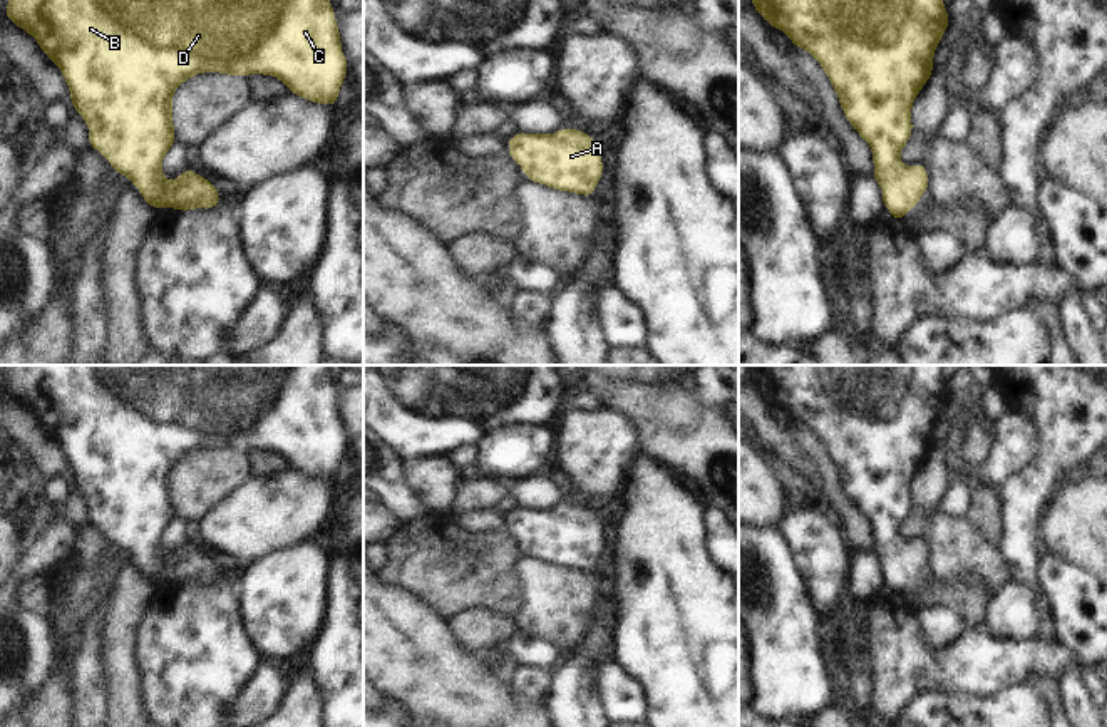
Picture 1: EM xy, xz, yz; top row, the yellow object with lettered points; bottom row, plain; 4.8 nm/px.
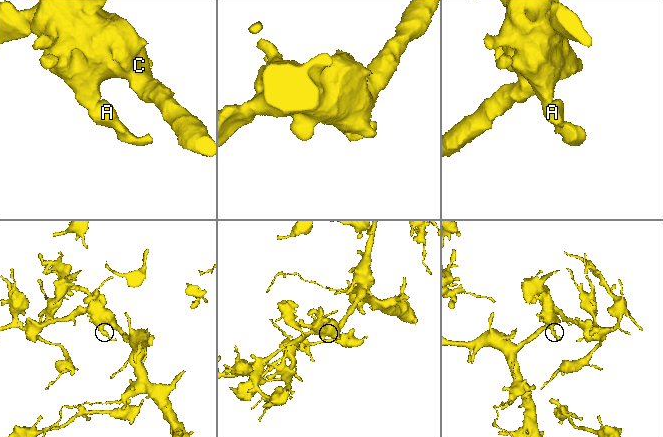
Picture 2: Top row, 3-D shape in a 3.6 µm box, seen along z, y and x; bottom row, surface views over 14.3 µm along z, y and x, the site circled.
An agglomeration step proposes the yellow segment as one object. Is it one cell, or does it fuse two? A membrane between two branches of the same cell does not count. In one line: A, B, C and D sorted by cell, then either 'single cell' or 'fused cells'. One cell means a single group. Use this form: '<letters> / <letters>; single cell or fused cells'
A B C D; single cell

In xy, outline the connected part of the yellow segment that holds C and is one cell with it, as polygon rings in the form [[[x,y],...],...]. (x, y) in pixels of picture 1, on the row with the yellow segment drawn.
[[[8,0],[3,15],[32,35],[62,72],[74,111],[89,127],[89,146],[132,181],[154,209],[213,209],[221,203],[216,186],[193,169],[186,168],[171,184],[162,174],[162,157],[176,142],[172,94],[183,82],[204,72],[256,72],[280,79],[290,94],[333,107],[347,77],[348,60],[330,0]]]

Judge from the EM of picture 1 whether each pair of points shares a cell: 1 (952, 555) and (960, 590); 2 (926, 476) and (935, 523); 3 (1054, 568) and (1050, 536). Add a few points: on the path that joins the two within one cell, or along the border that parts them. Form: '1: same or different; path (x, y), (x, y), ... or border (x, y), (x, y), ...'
1: different; border (930, 563), (943, 577), (973, 567), (992, 592)
2: different; border (933, 505), (926, 513), (921, 536)
3: different; border (1045, 551), (1081, 567), (1087, 573)

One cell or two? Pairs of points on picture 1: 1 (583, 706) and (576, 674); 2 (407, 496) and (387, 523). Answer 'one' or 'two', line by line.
1: one
2: two

